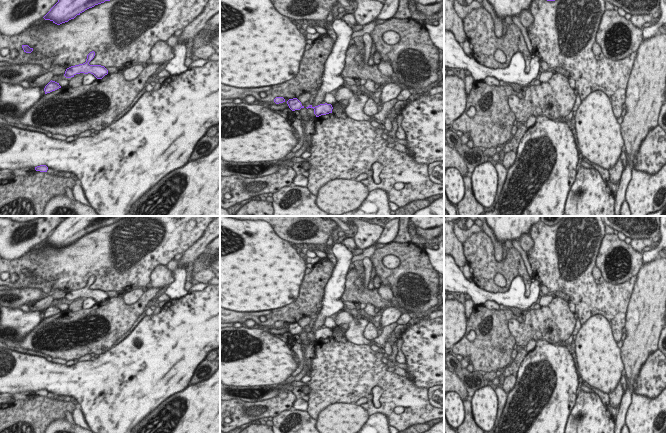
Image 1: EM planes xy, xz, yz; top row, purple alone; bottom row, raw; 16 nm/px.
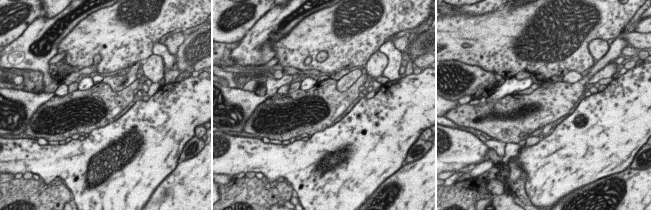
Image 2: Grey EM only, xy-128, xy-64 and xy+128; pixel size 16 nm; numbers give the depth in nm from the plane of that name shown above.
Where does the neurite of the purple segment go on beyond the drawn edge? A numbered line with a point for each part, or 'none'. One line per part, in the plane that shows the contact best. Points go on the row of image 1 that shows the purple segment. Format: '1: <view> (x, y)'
none

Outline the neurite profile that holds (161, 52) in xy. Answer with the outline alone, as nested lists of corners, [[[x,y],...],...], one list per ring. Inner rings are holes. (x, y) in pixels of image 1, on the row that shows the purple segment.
[[[157,41],[150,50],[151,58],[149,63],[162,65],[167,60],[170,60],[174,54],[172,48],[166,41]]]

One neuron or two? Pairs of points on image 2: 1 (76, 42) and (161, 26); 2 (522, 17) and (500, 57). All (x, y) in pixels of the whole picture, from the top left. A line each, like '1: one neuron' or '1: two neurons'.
1: one neuron
2: one neuron

